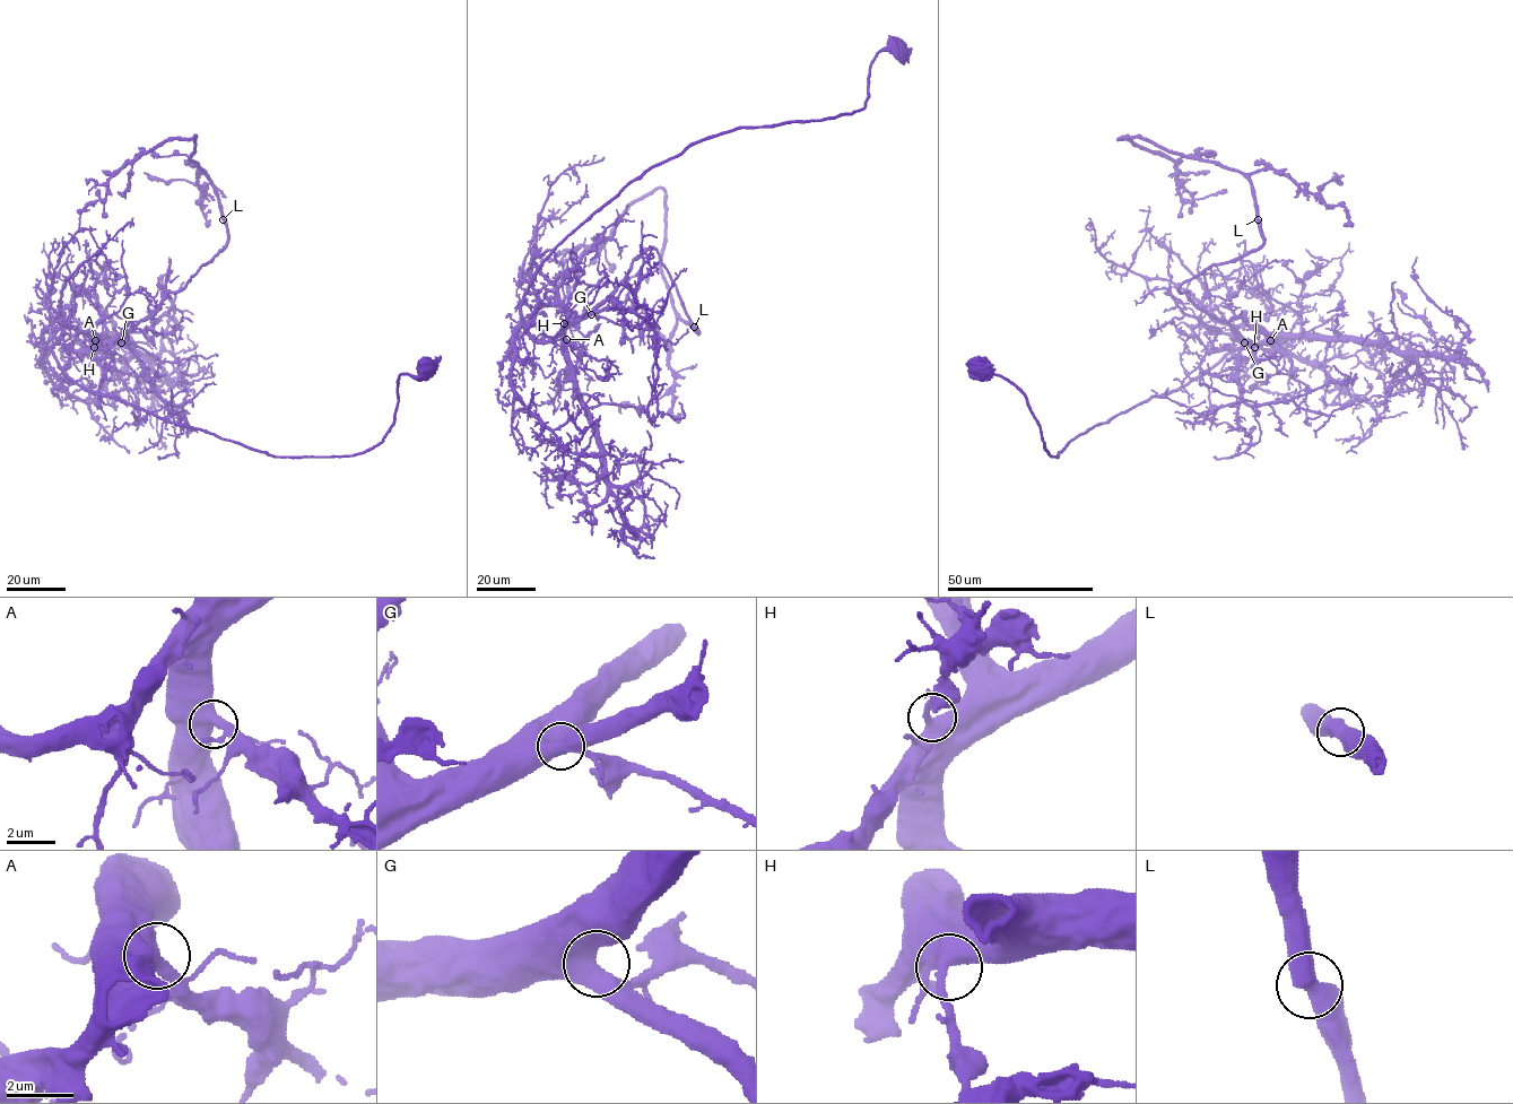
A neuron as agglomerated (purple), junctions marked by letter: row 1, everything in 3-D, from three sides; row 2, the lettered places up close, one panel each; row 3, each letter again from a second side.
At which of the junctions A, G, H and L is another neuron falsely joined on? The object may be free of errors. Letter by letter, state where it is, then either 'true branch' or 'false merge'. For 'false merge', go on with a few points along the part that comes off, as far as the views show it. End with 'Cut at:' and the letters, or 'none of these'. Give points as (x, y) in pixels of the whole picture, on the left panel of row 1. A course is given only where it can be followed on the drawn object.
A: at (95, 340); true branch
G: at (121, 342); true branch
H: at (94, 347); true branch
L: at (223, 219); true branch
Cut at: none of these

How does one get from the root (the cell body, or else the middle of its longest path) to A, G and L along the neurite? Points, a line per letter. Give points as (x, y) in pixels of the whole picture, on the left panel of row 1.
A: (425, 368), (399, 375), (394, 422), (375, 445), (272, 457), (87, 391), (50, 349), (95, 340)
G: (425, 368), (399, 375), (394, 422), (375, 445), (351, 455), (272, 457), (87, 391), (50, 350), (121, 342)
L: (425, 368), (399, 375), (381, 442), (321, 457), (62, 370), (54, 345), (147, 319), (224, 219)

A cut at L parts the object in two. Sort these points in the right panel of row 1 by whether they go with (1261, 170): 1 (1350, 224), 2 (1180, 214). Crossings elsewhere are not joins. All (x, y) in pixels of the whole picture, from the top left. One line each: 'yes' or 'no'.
1: yes
2: yes

